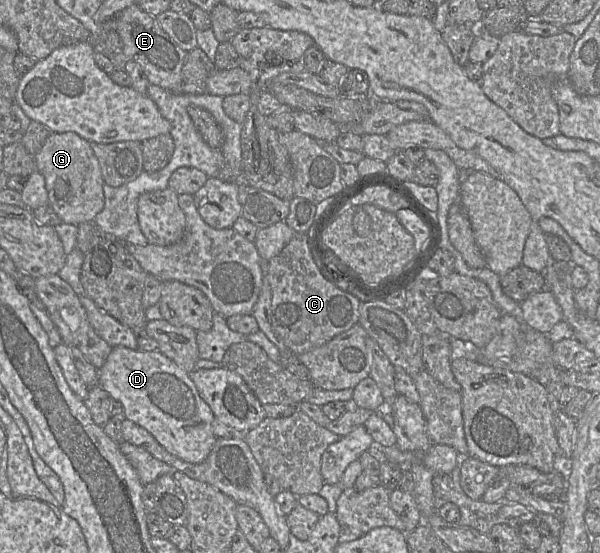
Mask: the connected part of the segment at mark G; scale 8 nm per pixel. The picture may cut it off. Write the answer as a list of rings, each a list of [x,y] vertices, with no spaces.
[[[75,132],[52,133],[34,156],[45,178],[49,204],[65,224],[79,225],[93,221],[105,204],[100,165],[90,142]]]

